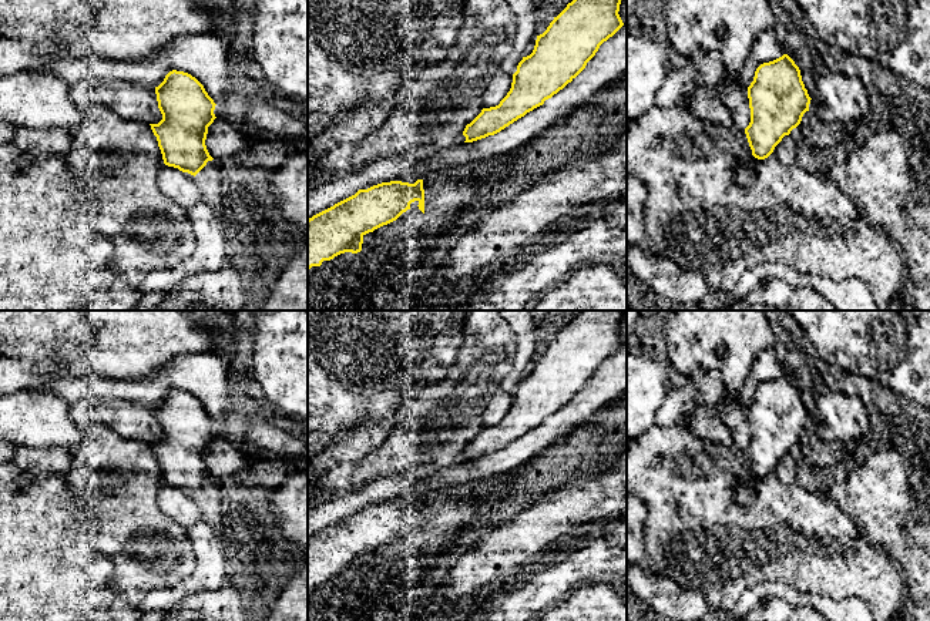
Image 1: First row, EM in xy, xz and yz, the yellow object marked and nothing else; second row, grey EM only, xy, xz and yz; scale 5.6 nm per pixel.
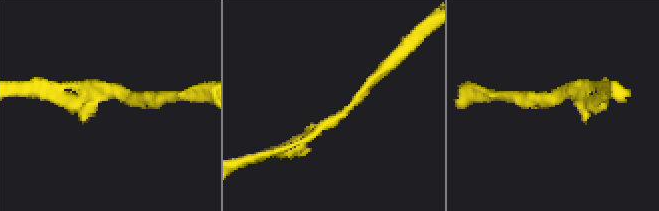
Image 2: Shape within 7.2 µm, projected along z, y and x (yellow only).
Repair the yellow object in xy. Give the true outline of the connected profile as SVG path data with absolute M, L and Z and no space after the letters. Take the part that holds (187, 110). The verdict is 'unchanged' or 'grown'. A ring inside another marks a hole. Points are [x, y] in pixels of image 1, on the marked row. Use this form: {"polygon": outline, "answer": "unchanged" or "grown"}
{"polygon": "M177 70L165 75L155 94L162 120L150 125L164 164L195 177L214 160L205 140L216 104L195 77Z", "answer": "unchanged"}

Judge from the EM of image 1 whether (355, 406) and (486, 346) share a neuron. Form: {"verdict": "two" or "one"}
{"verdict": "two"}

